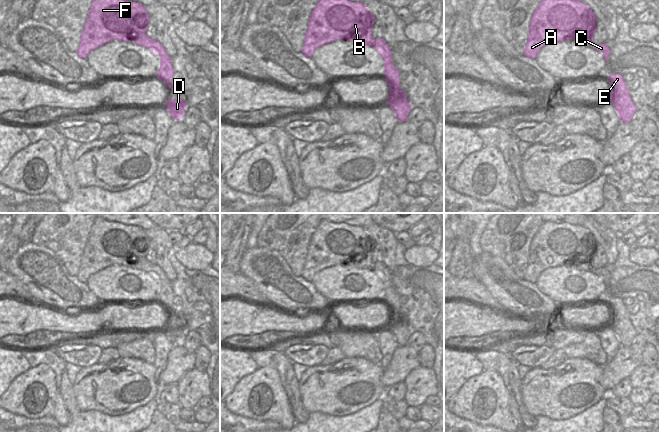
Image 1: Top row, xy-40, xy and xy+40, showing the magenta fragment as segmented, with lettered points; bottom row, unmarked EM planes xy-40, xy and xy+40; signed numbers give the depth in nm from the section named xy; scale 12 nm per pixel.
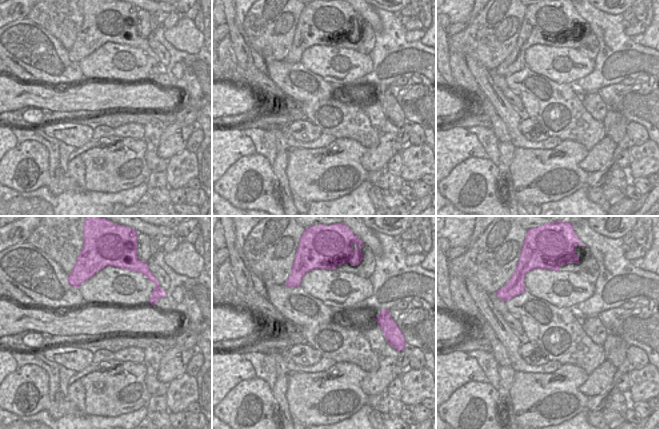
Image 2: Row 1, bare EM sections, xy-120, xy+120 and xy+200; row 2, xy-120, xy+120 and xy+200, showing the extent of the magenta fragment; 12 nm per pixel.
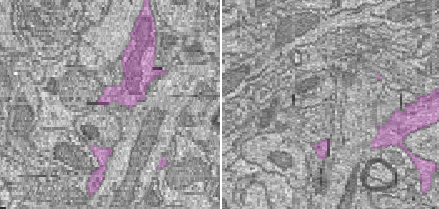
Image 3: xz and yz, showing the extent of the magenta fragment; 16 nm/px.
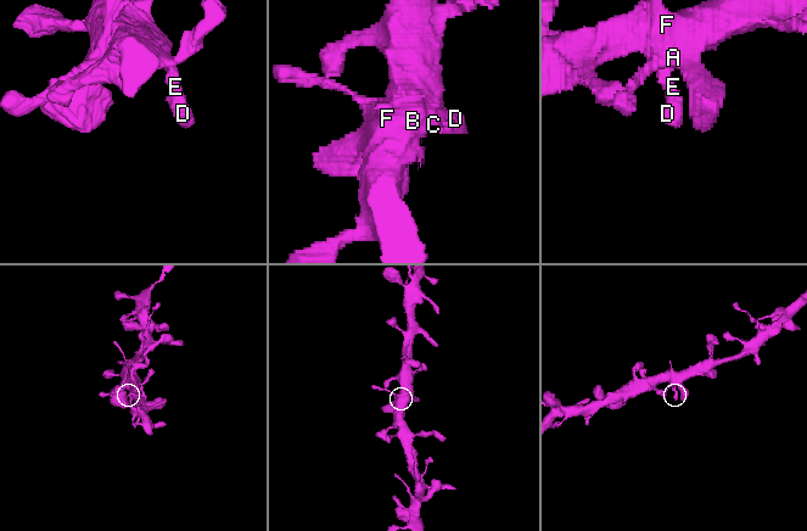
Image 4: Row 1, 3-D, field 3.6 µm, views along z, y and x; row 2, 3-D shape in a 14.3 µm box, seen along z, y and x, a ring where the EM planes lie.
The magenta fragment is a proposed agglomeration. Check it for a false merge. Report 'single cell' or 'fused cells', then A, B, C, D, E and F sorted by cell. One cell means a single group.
single cell | A B C D E F

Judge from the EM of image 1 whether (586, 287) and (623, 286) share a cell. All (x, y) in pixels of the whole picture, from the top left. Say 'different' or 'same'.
different

